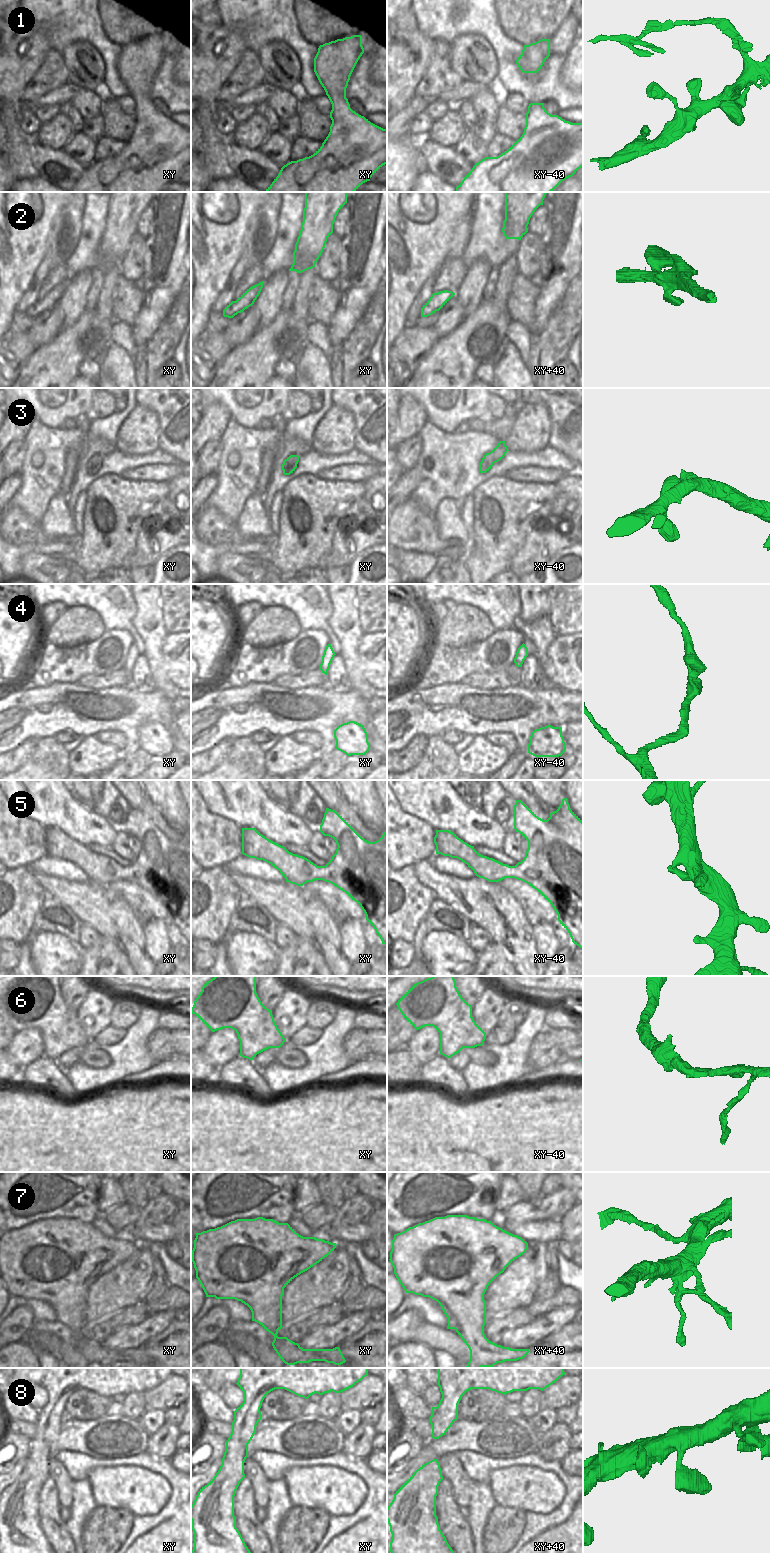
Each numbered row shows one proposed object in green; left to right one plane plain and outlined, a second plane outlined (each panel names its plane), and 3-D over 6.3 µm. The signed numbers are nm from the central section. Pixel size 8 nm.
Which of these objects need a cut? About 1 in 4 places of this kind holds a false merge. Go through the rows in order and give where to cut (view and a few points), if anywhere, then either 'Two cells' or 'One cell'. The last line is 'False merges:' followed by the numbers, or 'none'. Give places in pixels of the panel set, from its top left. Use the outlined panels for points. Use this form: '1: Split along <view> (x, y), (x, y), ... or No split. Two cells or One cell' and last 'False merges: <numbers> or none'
1: No split. One cell
2: No split. One cell
3: No split. One cell
4: No split. One cell
5: No split. One cell
6: No split. One cell
7: No split. One cell
8: No split. One cell
False merges: none.

